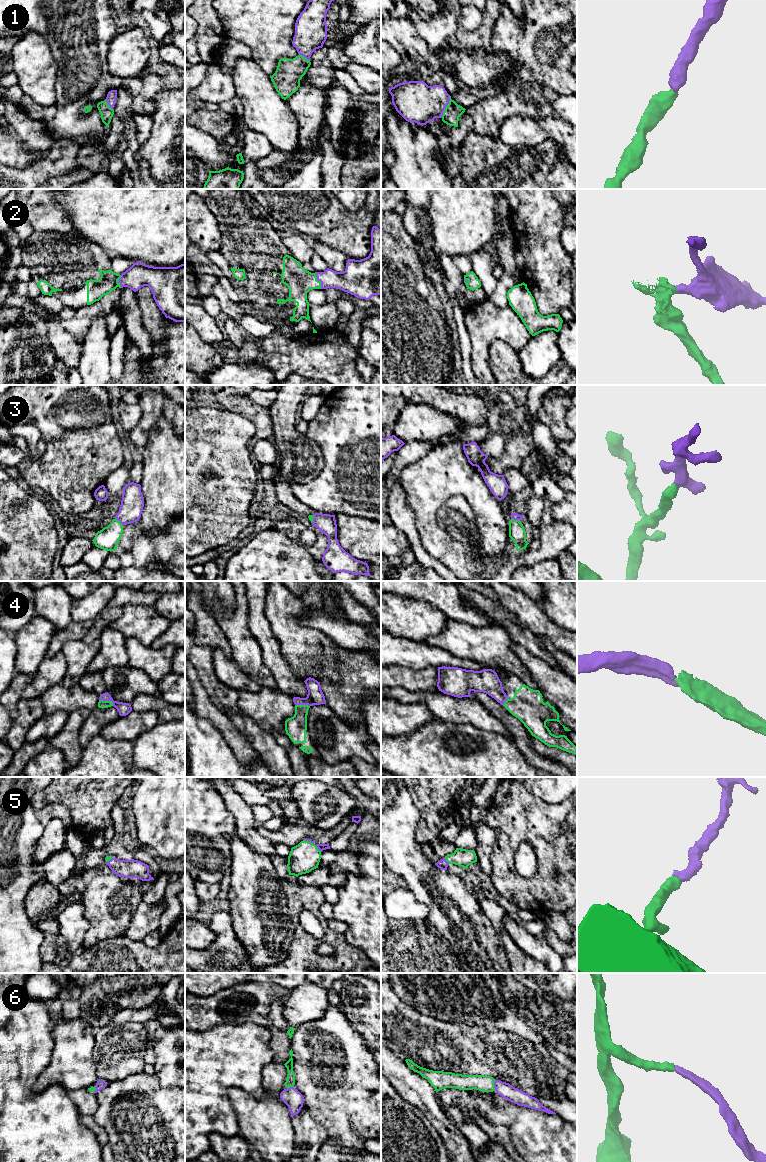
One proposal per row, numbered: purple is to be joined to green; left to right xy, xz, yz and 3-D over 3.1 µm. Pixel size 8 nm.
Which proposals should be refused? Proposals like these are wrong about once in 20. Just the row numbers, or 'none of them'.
none of them

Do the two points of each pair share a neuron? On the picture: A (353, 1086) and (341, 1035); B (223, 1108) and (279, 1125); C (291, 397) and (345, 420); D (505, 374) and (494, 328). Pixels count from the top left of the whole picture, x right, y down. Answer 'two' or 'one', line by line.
A: one
B: two
C: two
D: two

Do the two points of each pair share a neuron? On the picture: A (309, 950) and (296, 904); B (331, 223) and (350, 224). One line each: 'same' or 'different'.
A: same
B: same

